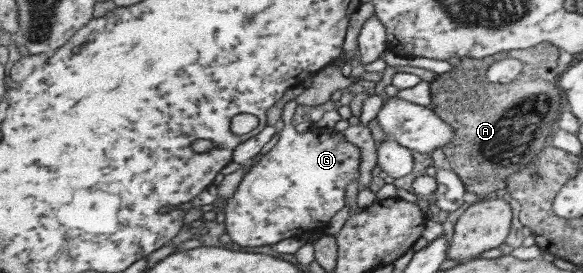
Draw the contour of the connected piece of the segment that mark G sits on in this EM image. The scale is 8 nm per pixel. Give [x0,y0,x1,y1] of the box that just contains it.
[224,99,360,247]

